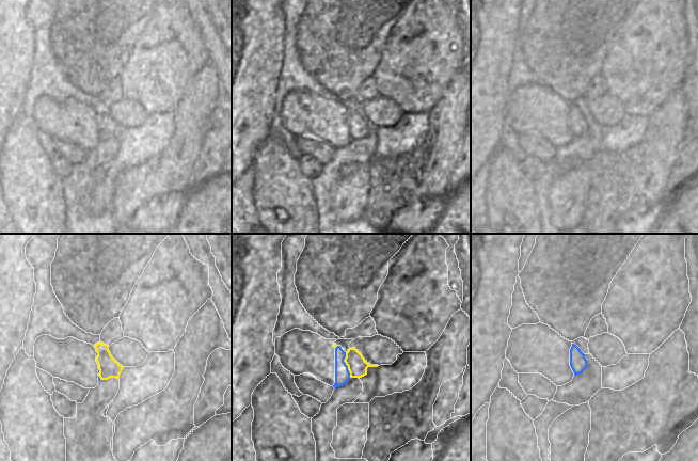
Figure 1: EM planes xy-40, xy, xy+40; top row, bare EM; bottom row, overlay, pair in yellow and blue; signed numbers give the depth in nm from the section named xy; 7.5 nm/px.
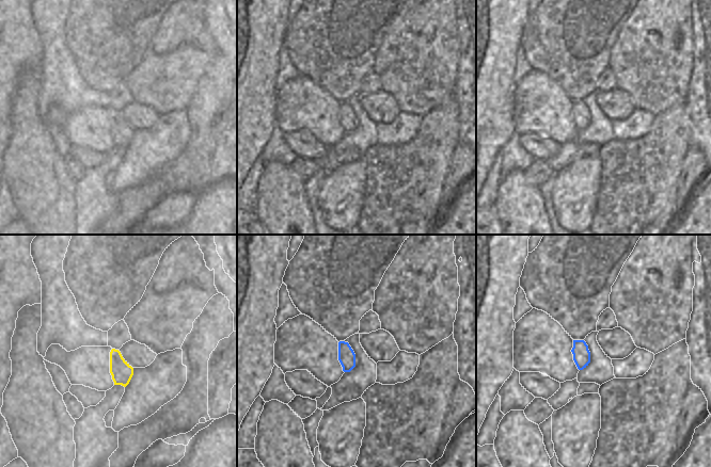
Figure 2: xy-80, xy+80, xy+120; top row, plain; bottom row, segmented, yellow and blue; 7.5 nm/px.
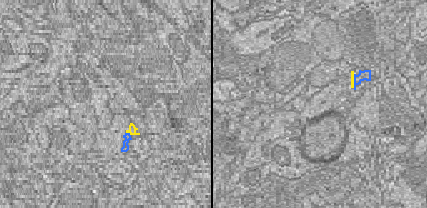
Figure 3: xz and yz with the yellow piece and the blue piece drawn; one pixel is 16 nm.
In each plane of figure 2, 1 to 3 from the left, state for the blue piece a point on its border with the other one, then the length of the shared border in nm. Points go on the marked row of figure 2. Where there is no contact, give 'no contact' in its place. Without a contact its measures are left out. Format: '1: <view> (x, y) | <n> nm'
1: no contact
2: no contact
3: no contact

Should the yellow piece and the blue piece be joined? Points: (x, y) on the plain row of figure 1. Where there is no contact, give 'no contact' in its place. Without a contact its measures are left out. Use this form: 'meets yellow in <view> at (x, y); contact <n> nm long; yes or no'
meets yellow in xy at (346, 125); contact 200 nm long; yes

